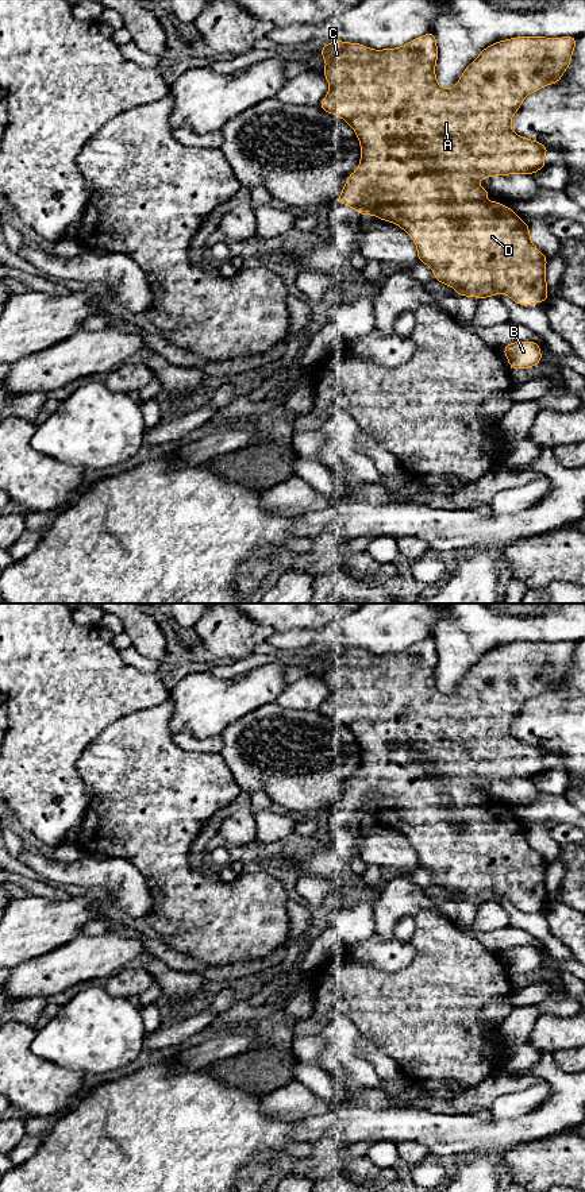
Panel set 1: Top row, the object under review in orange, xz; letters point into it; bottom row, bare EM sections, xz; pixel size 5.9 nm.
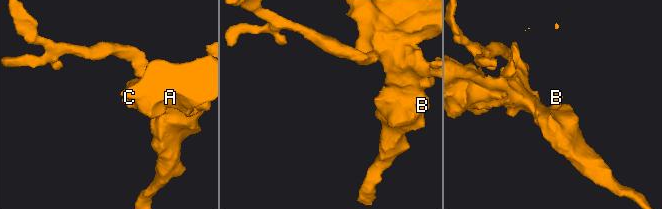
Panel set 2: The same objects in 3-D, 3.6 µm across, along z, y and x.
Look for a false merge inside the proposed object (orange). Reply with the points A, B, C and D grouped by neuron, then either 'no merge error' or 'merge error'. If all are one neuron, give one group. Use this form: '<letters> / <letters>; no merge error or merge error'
A B C D; no merge error

